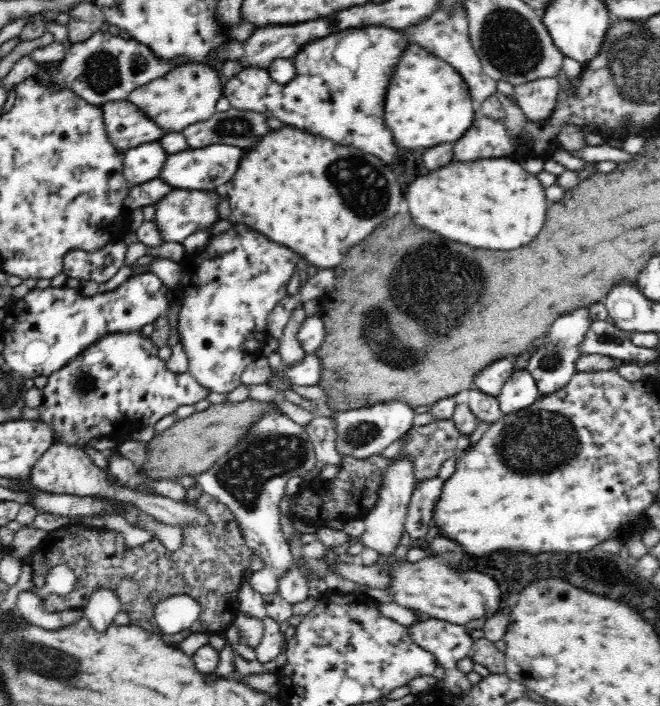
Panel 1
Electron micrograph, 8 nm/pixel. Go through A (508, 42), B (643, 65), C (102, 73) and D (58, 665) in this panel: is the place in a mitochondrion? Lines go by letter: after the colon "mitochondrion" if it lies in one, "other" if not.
A: mitochondrion
B: mitochondrion
C: mitochondrion
D: mitochondrion

